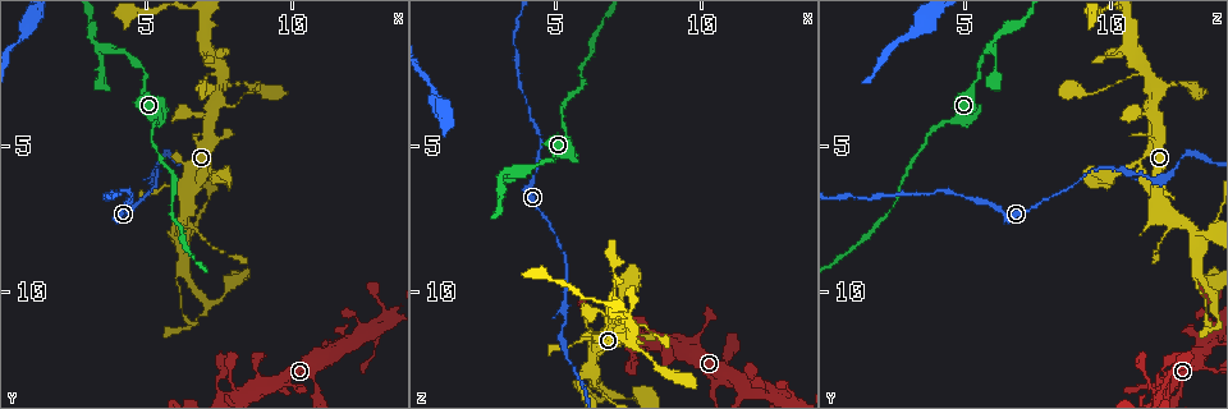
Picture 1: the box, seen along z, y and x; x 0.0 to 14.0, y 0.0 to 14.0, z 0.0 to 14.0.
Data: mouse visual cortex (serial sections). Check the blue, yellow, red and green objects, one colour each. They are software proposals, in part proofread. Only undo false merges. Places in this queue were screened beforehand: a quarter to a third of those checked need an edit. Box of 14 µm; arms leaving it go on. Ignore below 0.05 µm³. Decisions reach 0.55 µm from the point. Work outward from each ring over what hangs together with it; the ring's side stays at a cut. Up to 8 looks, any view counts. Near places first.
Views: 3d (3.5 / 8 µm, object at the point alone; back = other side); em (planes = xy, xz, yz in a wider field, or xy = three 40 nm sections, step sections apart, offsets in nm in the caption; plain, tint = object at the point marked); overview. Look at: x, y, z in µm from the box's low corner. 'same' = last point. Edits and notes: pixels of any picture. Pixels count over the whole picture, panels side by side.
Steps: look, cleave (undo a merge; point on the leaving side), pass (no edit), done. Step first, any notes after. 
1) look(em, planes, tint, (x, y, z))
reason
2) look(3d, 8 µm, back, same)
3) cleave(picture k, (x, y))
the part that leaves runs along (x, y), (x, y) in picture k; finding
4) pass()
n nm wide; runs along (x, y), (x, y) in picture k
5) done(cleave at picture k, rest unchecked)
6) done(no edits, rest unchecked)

look(3d, 3.5 µm, (5.3, 6.0, 10.9))

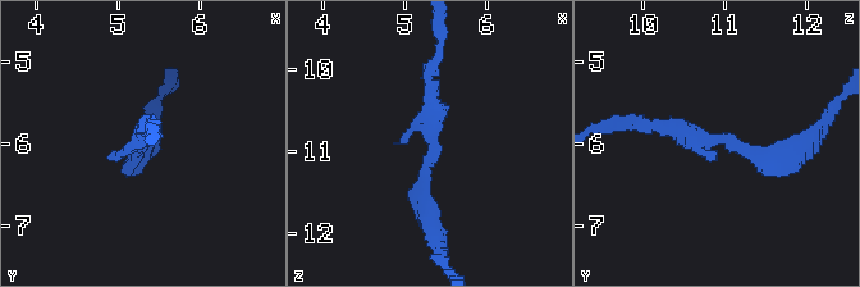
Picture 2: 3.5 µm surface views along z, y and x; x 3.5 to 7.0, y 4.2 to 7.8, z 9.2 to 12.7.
look(em, xy, step 3, tint, (5.30, 6.00, 10.95))

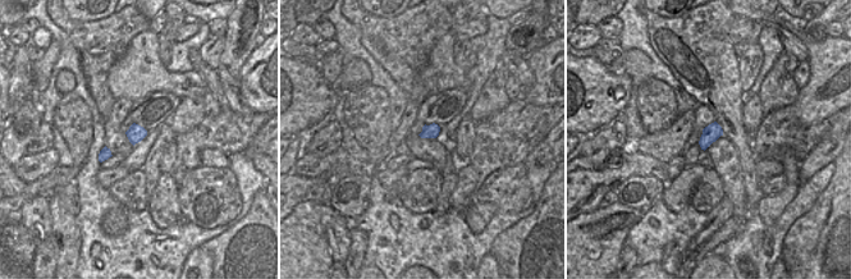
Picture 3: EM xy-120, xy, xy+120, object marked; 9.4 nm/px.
pass()
one cell here

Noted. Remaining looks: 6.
look(3d, 3.5 µm, (3.5, 1.7, 5.8))
sharp bend

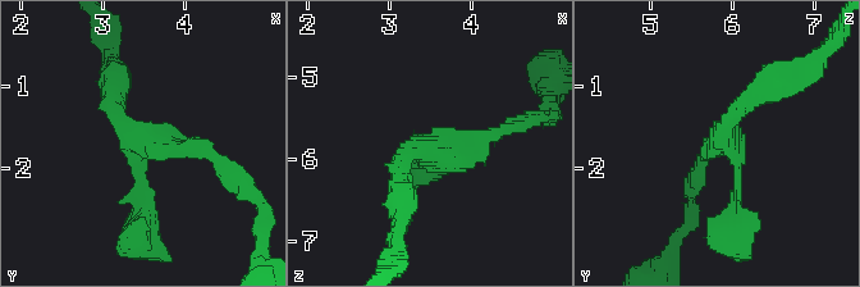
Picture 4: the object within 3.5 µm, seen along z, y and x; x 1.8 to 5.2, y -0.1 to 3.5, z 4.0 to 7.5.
look(em, xy, step 5, tint, (3.55, 1.70, 5.90))
3 arms; arms of 150, 200, 200 nm

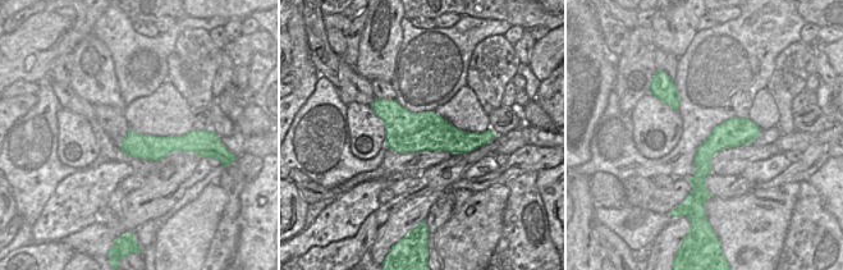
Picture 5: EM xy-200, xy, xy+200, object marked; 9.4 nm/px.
pass()
continuous, no second cell

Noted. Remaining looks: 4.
look(3d, 3.5 µm, (6.3, 7.7, 12.6))
four arms meet

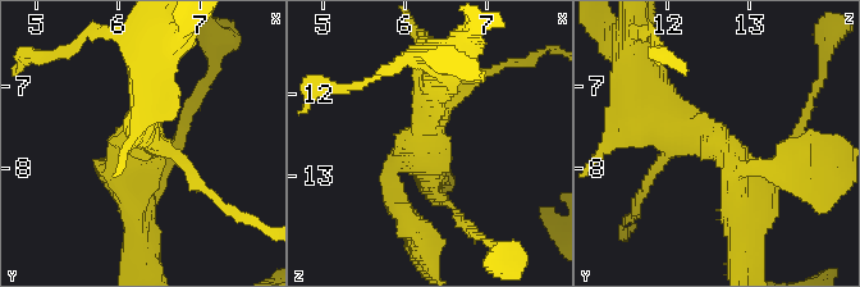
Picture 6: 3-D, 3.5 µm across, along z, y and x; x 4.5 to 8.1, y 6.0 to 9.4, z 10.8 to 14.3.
look(em, planes, tint, (6.35, 7.75, 12.65))

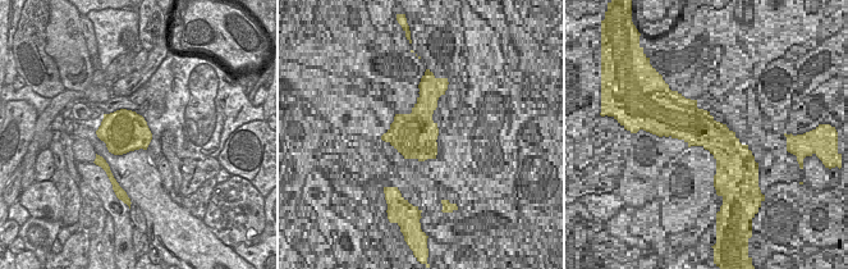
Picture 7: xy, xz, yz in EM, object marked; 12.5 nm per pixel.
look(em, xy, step 5, tint, same)
another direction

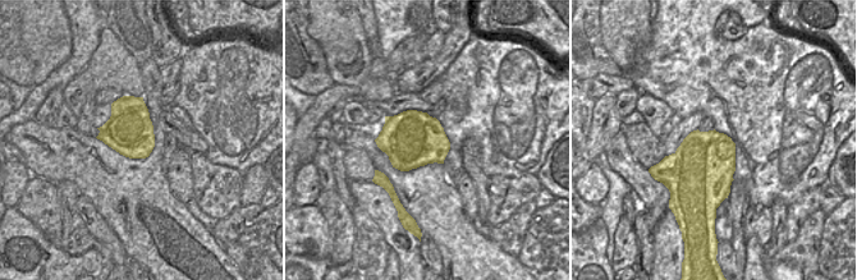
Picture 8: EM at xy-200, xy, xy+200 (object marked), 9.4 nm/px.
cleave(picture 6, (649, 181))
4 arms; the part that leaves runs along (668, 151), (626, 218) in picture 6; two cells meet here

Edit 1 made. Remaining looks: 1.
done(cleave at picture 6, rest unchecked)

